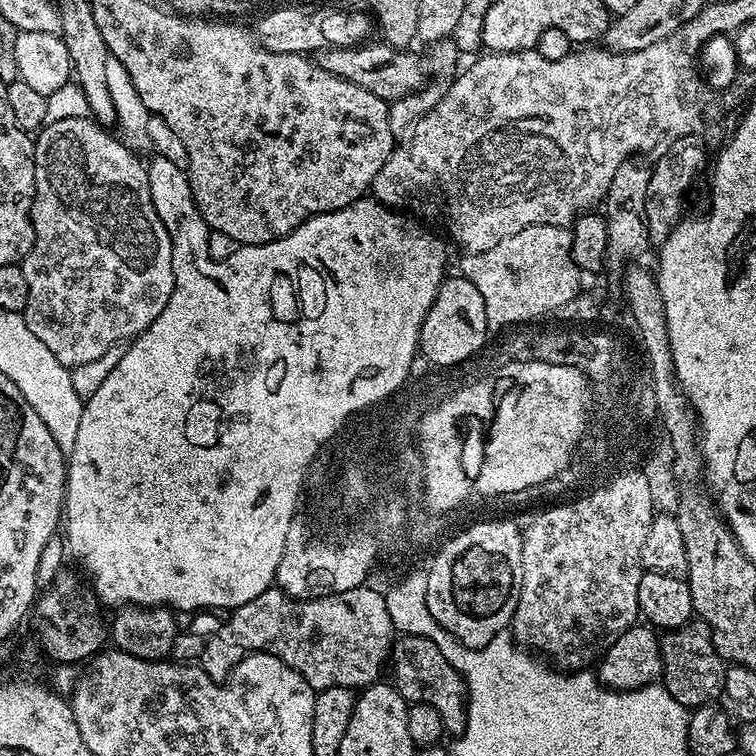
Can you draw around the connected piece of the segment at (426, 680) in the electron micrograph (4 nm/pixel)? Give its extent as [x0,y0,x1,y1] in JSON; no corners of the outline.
[390,635,468,736]

